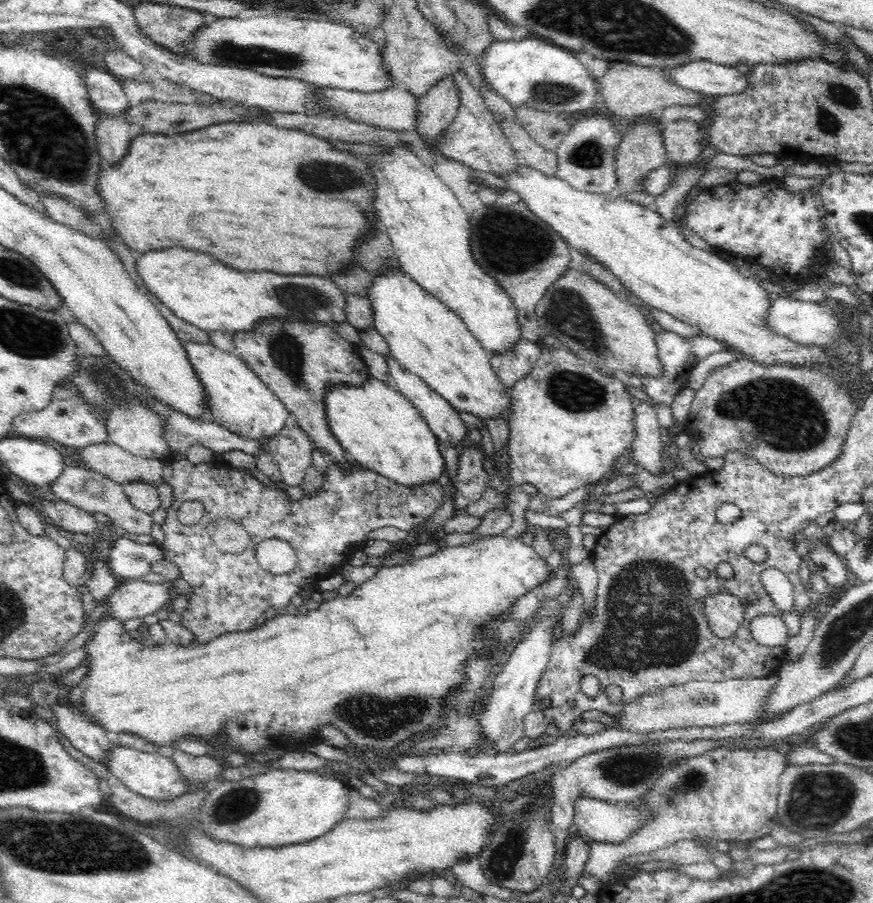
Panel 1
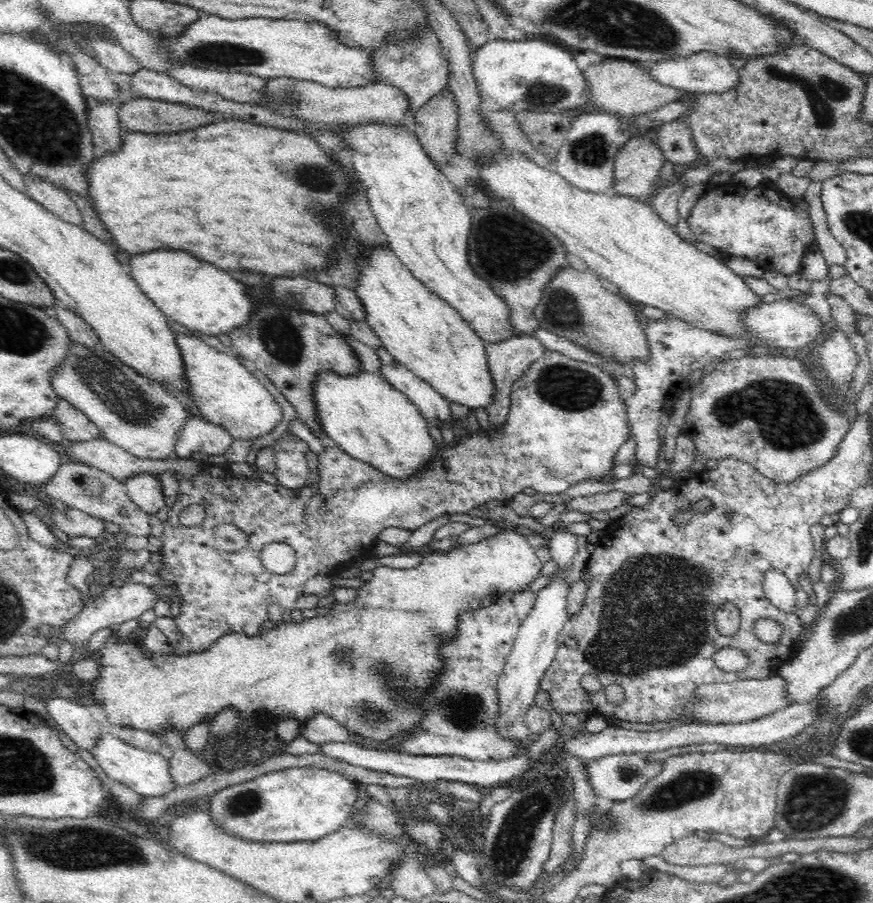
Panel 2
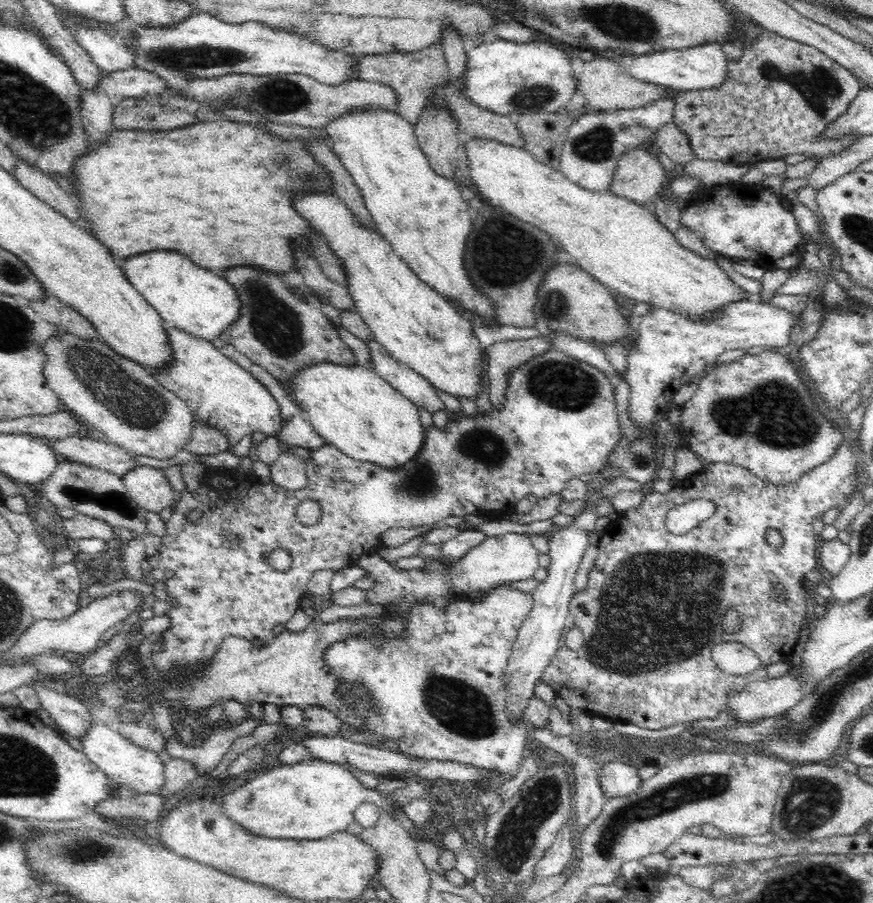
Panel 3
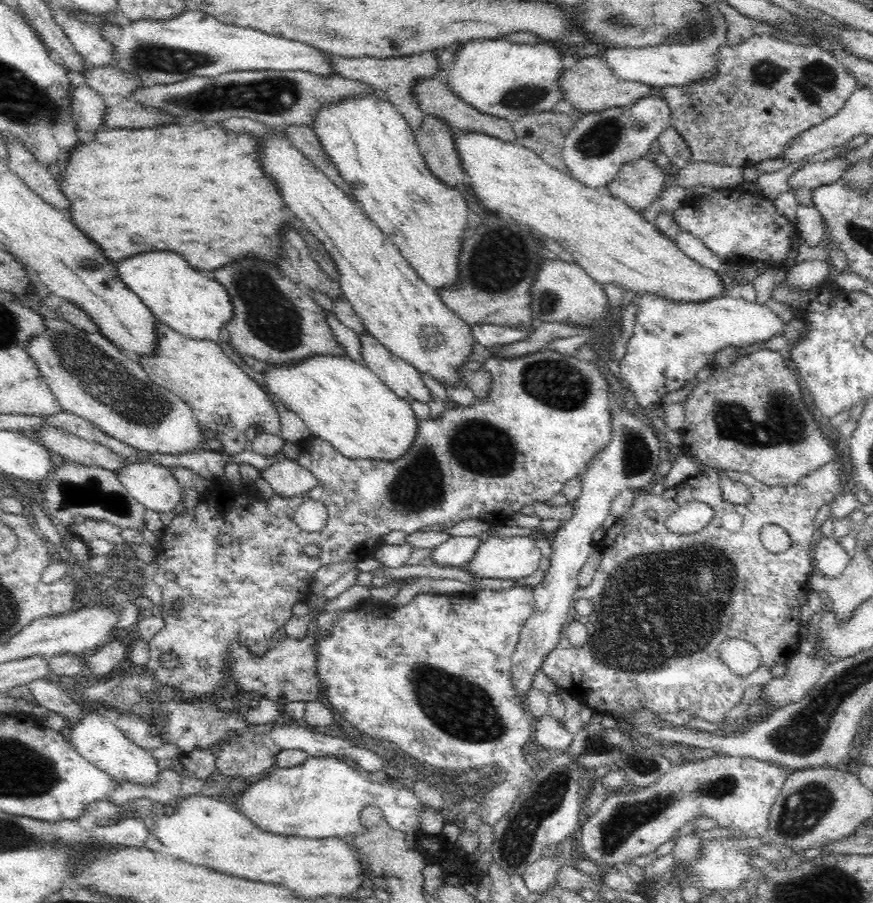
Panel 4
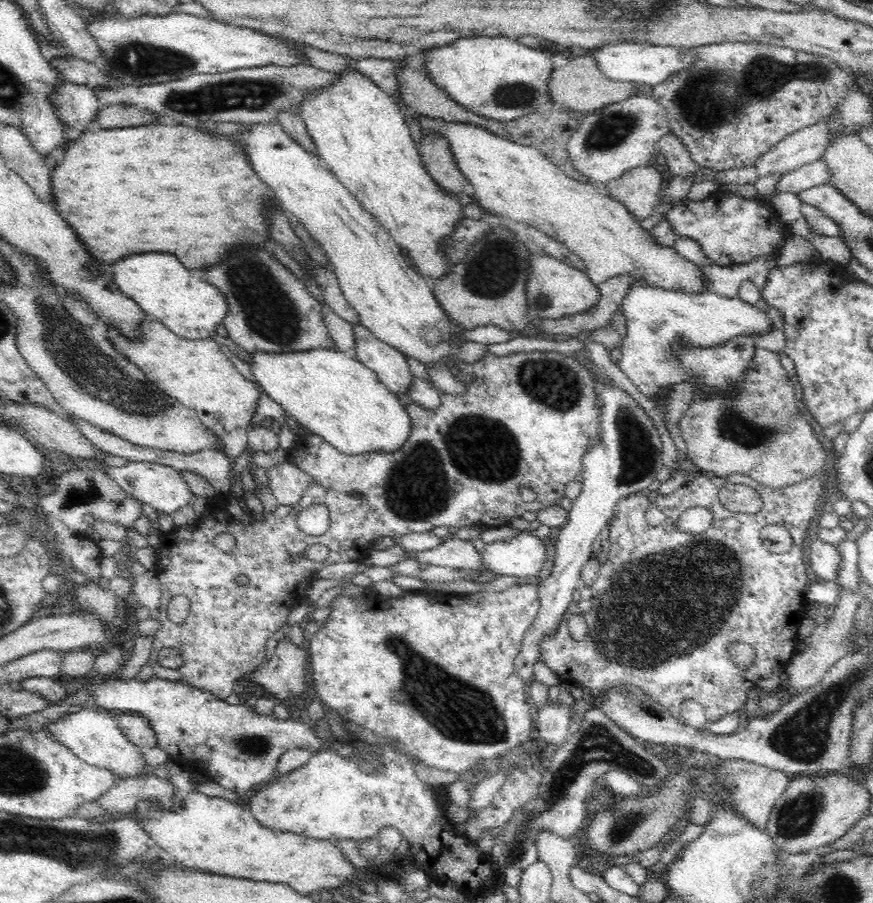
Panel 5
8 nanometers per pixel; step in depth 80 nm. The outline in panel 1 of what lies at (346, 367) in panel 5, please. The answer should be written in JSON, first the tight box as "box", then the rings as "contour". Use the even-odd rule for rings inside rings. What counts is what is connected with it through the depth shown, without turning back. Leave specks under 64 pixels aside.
{"box":[324,376,445,485],"contour":[[[370,376],[360,386],[330,385],[327,393],[324,403],[329,429],[356,464],[401,485],[424,484],[440,477],[445,461],[438,449],[439,438],[392,383]]]}

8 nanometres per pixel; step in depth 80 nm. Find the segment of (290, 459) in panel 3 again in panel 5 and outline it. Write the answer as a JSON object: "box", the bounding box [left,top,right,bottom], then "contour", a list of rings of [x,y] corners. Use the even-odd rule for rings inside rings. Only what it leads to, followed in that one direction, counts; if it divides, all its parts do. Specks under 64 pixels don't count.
{"box":[266,460,312,506],"contour":[[[288,460],[268,468],[266,473],[277,504],[284,506],[296,506],[312,482],[311,476]]]}

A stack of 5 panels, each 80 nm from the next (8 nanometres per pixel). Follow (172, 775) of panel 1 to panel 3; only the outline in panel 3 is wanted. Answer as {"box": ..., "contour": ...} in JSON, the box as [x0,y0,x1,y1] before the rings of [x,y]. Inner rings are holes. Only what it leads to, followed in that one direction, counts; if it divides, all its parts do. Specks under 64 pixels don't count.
{"box":[81,722,165,794],"contour":[[[95,722],[88,727],[88,732],[84,734],[81,742],[86,756],[110,779],[113,785],[120,784],[124,788],[133,789],[142,794],[159,794],[165,781],[165,764],[157,753],[135,746],[113,728]]]}

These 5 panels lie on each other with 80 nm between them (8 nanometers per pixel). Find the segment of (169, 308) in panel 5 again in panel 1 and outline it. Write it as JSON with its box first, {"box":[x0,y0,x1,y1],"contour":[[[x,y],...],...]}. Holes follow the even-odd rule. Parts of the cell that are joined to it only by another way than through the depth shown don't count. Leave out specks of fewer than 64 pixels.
{"box":[136,248,347,332],"contour":[[[182,248],[136,256],[136,270],[146,288],[178,318],[206,332],[249,331],[260,318],[268,316],[308,319],[328,325],[347,322],[344,291],[331,278],[240,272],[216,262],[210,254],[196,254]]]}

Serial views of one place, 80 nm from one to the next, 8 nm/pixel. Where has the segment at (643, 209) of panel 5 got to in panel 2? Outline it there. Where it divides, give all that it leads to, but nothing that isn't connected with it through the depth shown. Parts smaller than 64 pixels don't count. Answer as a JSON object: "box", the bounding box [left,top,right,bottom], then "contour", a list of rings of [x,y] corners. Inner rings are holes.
{"box":[613,135,666,201],"contour":[[[644,135],[634,136],[618,152],[613,186],[617,195],[642,201],[656,193],[660,170],[666,162],[658,144]]]}

